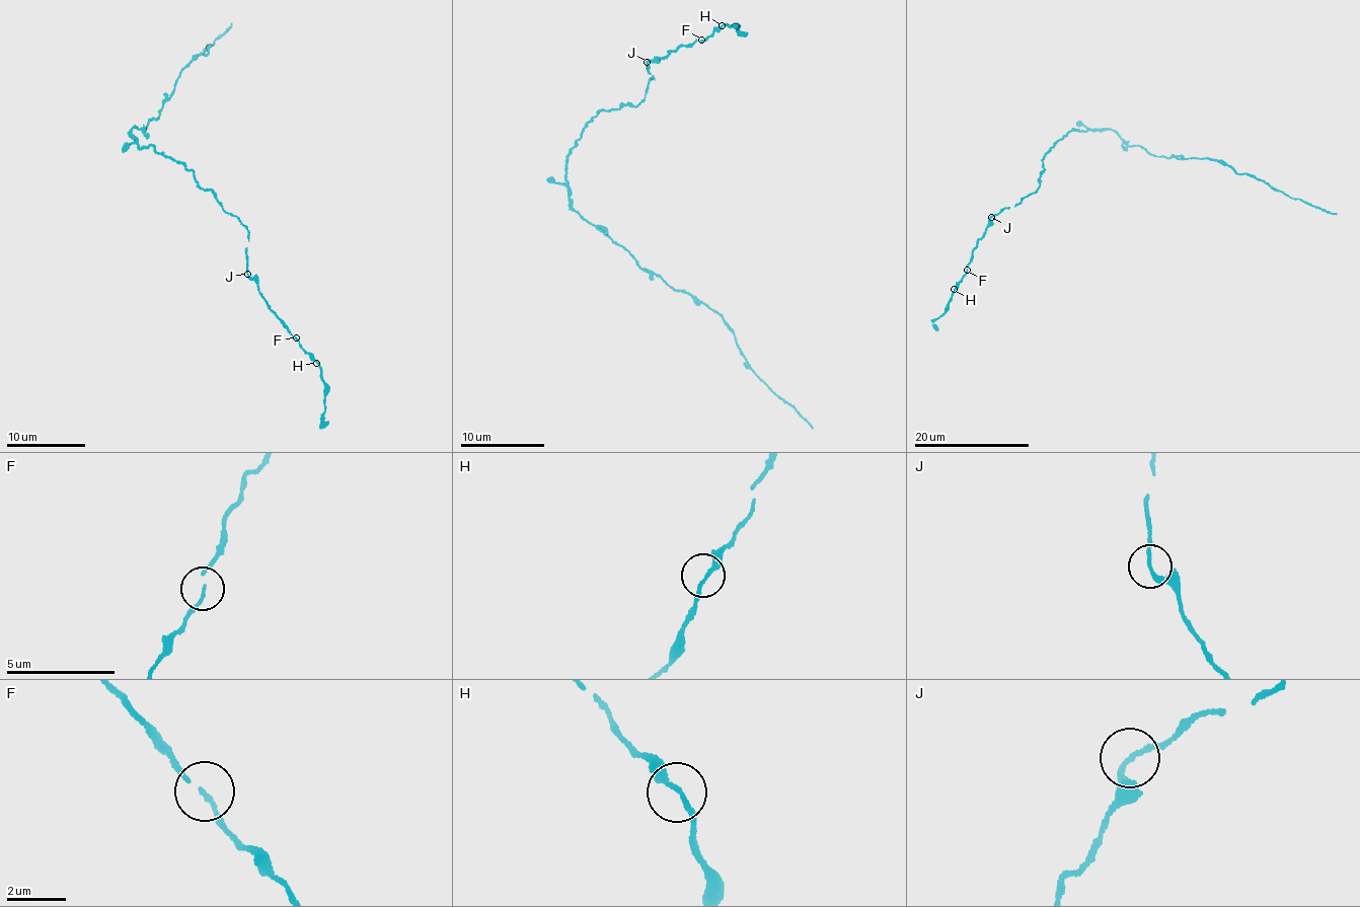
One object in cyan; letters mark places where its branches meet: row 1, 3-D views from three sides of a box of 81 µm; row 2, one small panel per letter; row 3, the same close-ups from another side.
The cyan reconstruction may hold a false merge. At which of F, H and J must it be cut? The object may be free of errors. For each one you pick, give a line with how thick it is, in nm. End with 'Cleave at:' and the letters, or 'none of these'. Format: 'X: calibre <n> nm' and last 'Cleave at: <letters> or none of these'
Cleave at: none of these

